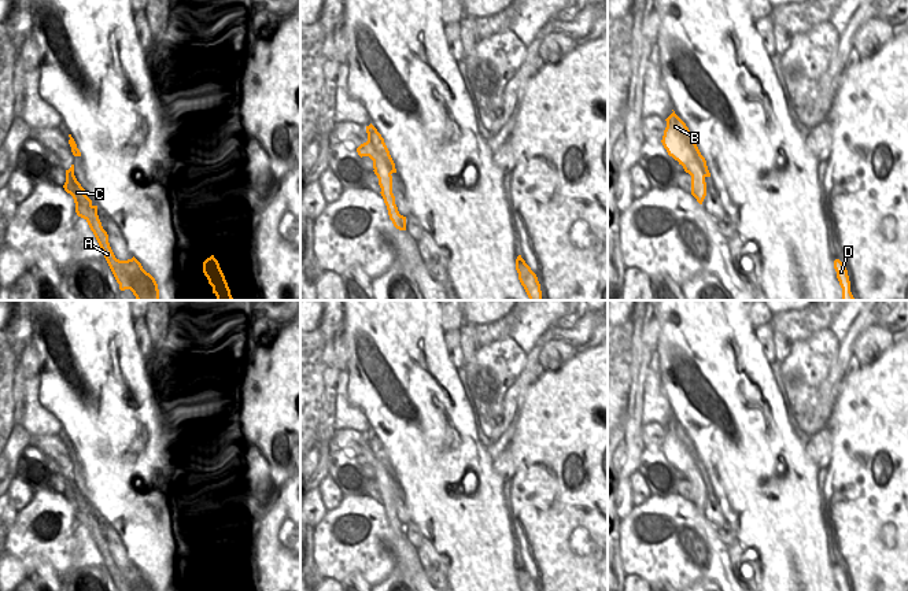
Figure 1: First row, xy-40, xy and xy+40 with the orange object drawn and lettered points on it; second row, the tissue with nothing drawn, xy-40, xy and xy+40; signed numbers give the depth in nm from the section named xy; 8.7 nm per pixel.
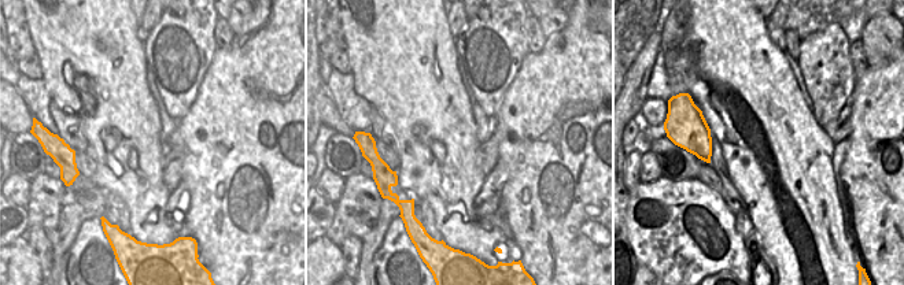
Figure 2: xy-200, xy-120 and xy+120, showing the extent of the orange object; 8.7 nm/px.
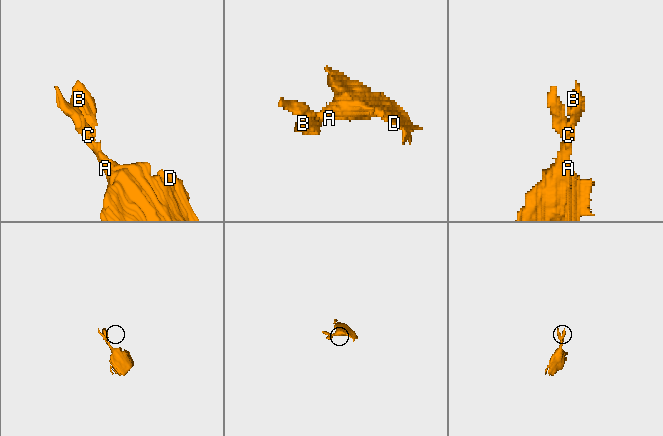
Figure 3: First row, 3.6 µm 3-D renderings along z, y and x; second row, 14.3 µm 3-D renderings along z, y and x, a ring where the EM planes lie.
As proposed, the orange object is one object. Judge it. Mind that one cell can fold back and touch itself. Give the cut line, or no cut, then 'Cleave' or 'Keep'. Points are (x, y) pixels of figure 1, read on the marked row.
Split along xy (379, 155), (390, 176). Cleave.

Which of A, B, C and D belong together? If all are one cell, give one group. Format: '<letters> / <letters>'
A C D / B

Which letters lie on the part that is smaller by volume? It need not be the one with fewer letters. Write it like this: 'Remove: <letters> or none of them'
Remove: B

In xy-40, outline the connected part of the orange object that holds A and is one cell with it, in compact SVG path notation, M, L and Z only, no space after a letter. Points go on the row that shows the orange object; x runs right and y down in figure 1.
M74 165L66 170L66 182L63 188L73 196L77 215L84 218L93 232L103 255L119 284L119 289L130 289L137 300L159 300L159 289L155 278L143 269L141 263L134 256L128 261L115 258L108 243L108 234L99 219L97 206L92 204L92 200L85 195L85 189L77 181Z

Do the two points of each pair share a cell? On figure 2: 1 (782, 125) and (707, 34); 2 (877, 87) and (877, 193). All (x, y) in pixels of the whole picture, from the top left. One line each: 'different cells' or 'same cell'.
1: same cell
2: same cell

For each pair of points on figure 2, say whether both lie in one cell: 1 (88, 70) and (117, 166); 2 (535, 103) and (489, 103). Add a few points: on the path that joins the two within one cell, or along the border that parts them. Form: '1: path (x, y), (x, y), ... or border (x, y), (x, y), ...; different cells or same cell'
1: path (110, 93), (117, 108), (117, 143); same cell
2: border (515, 74), (497, 114), (491, 119); different cells

